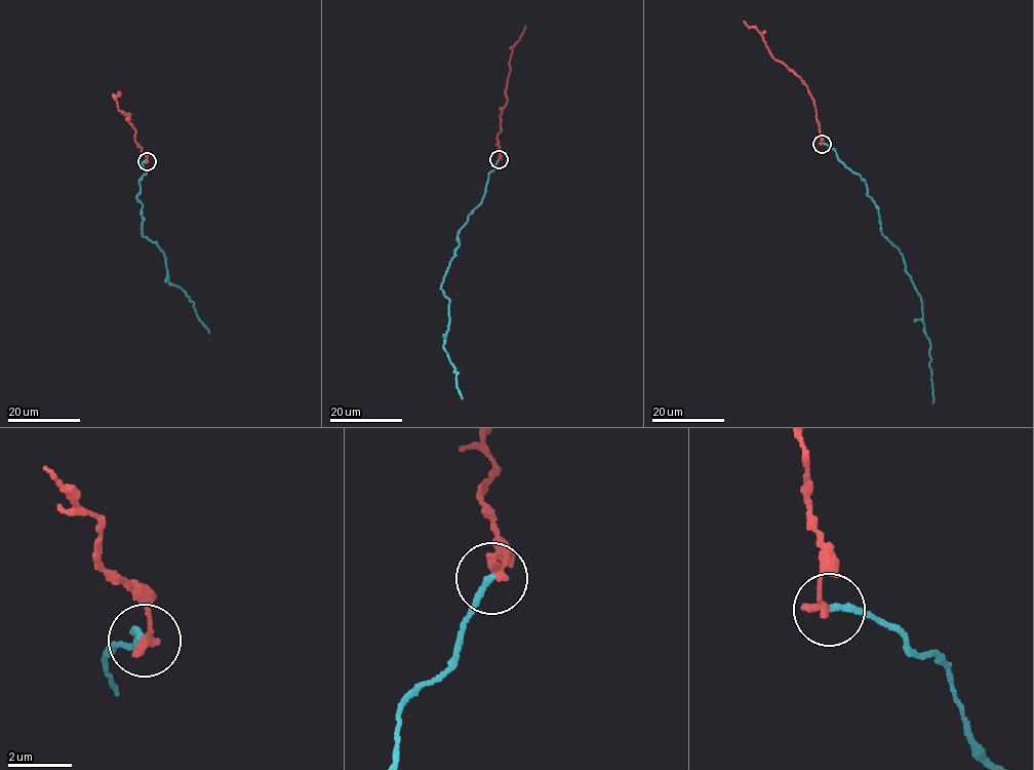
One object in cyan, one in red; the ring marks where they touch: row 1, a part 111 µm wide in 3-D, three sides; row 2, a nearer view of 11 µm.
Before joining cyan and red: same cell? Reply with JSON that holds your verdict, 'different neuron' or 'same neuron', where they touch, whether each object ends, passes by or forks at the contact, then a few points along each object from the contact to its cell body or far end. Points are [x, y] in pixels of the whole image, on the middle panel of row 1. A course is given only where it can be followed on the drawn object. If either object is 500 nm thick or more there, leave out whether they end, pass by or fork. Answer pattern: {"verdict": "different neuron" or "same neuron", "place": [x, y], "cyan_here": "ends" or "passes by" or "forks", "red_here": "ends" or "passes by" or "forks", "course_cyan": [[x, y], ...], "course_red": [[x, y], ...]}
{"verdict": "same neuron", "place": [499, 159], "cyan_here": "ends", "red_here": "ends", "course_cyan": [[499, 159], [482, 201], [461, 229], [441, 289], [449, 317], [443, 346], [458, 372], [463, 398]], "course_red": [[500, 159], [496, 138], [507, 102], [509, 63], [513, 46], [526, 26]]}

